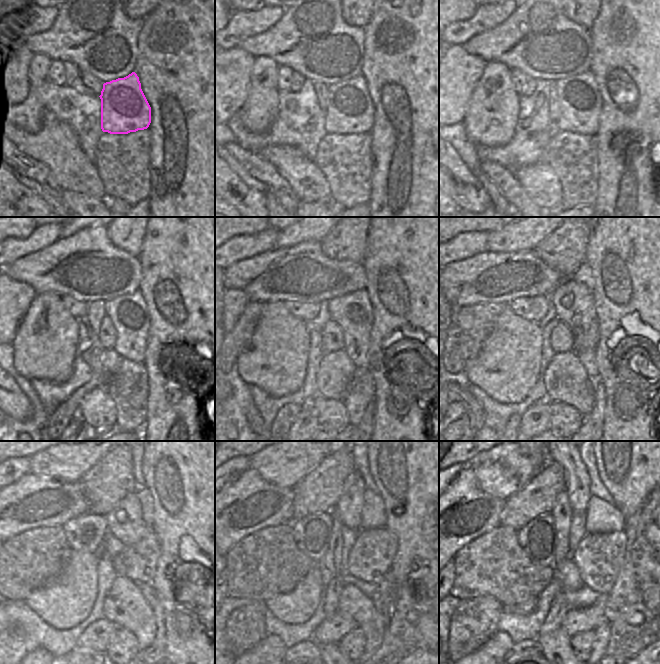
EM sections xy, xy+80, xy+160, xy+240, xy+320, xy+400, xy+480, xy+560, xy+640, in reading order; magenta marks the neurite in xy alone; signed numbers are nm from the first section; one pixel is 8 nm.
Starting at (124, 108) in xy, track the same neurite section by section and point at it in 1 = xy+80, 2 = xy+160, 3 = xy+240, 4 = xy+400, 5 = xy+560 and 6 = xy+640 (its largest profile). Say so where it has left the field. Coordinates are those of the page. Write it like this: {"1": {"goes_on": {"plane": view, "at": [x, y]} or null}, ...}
{"1": {"goes_on": {"plane": "xy+80", "at": [350, 110]}}, "2": {"goes_on": {"plane": "xy+160", "at": [579, 99]}}, "3": {"goes_on": {"plane": "xy+240", "at": [129, 314]}}, "4": {"goes_on": {"plane": "xy+400", "at": [581, 314]}}, "5": {"goes_on": {"plane": "xy+560", "at": [350, 506]}}, "6": {"goes_on": {"plane": "xy+640", "at": [577, 481]}}}

